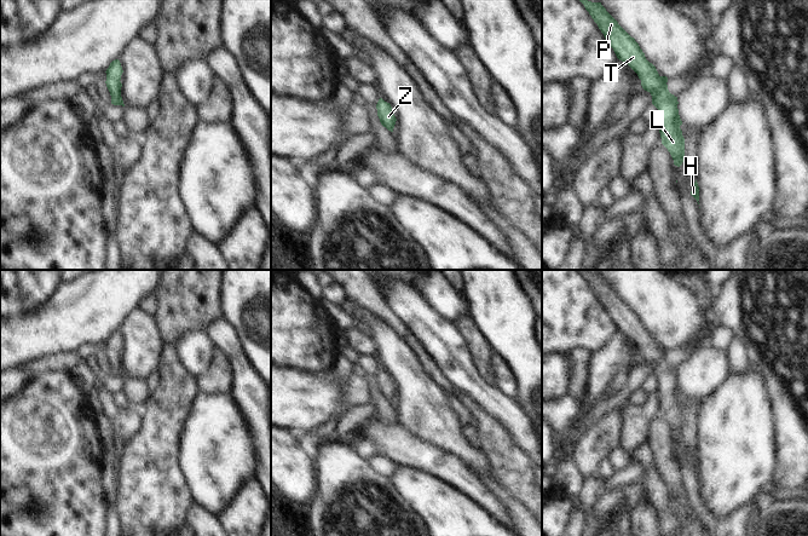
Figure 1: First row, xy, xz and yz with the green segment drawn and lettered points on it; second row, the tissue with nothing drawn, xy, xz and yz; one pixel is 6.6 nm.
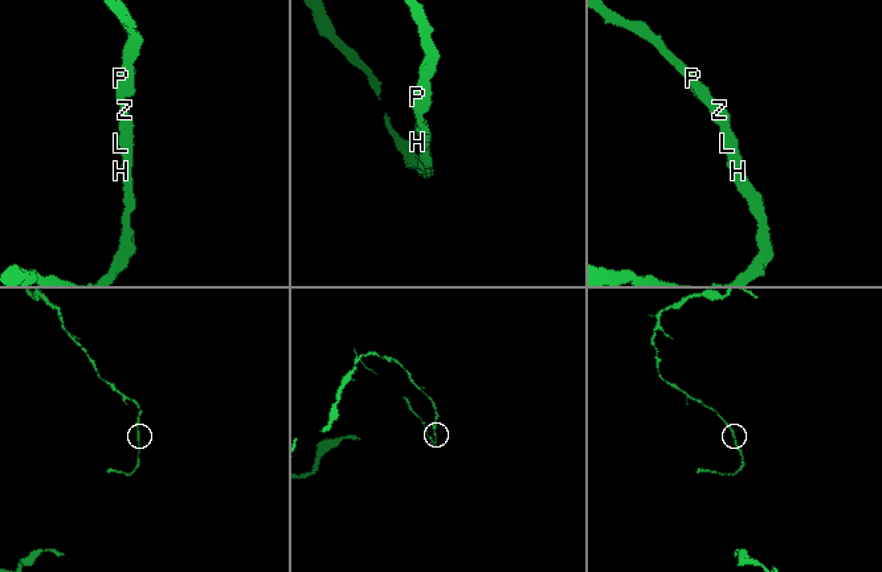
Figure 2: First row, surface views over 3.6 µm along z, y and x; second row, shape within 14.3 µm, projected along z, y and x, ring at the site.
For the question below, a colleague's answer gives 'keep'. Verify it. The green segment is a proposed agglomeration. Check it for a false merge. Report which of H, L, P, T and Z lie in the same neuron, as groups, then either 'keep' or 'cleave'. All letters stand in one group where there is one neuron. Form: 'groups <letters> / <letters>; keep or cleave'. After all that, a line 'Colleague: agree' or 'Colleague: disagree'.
groups H L P T Z; keep
Colleague: agree

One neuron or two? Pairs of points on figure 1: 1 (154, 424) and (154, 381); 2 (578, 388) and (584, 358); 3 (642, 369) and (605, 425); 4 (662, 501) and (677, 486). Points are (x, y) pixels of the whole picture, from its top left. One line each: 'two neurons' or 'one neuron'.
1: two neurons
2: one neuron
3: two neurons
4: two neurons

